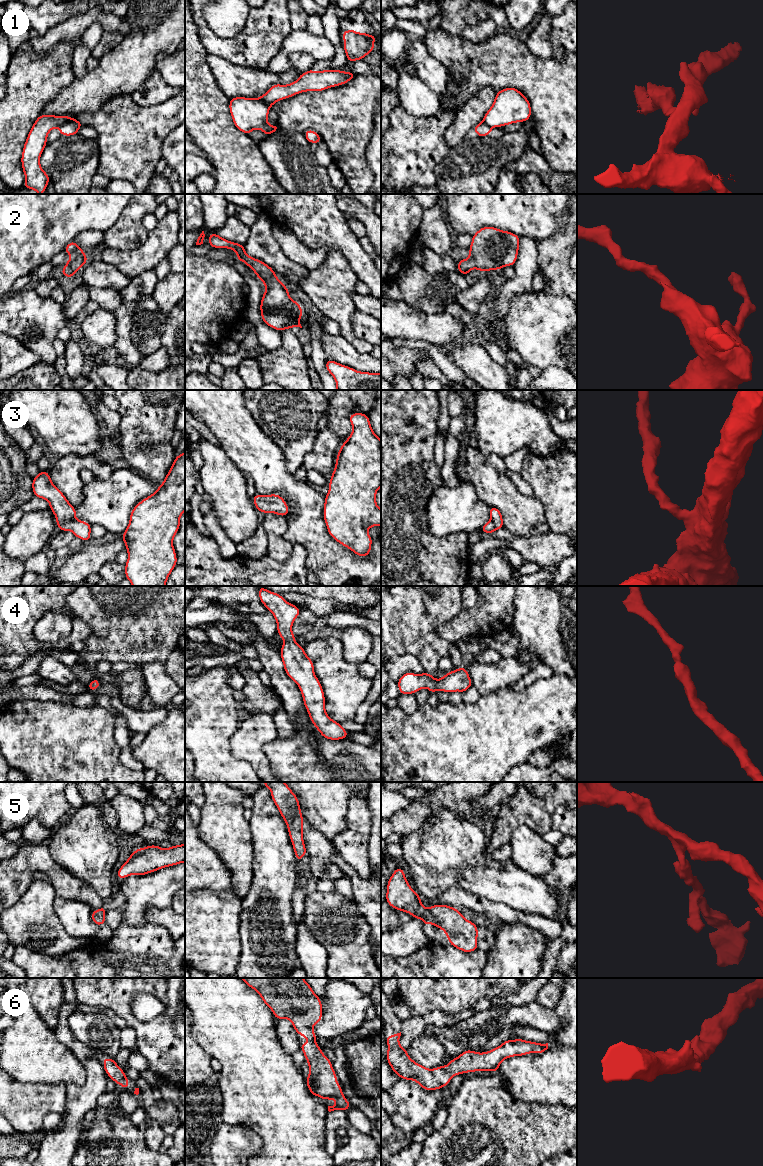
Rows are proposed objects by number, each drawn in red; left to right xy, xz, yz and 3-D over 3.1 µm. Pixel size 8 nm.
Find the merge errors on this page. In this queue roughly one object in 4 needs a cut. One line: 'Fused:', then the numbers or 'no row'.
Fused: 1

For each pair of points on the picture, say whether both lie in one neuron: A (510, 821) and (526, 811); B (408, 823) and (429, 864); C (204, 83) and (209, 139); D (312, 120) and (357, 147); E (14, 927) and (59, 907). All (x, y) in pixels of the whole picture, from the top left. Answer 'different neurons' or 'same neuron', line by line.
A: same neuron
B: different neurons
C: same neuron
D: same neuron
E: different neurons

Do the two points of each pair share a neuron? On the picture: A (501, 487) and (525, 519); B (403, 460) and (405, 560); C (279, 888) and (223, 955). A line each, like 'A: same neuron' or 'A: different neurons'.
A: same neuron
B: same neuron
C: different neurons

